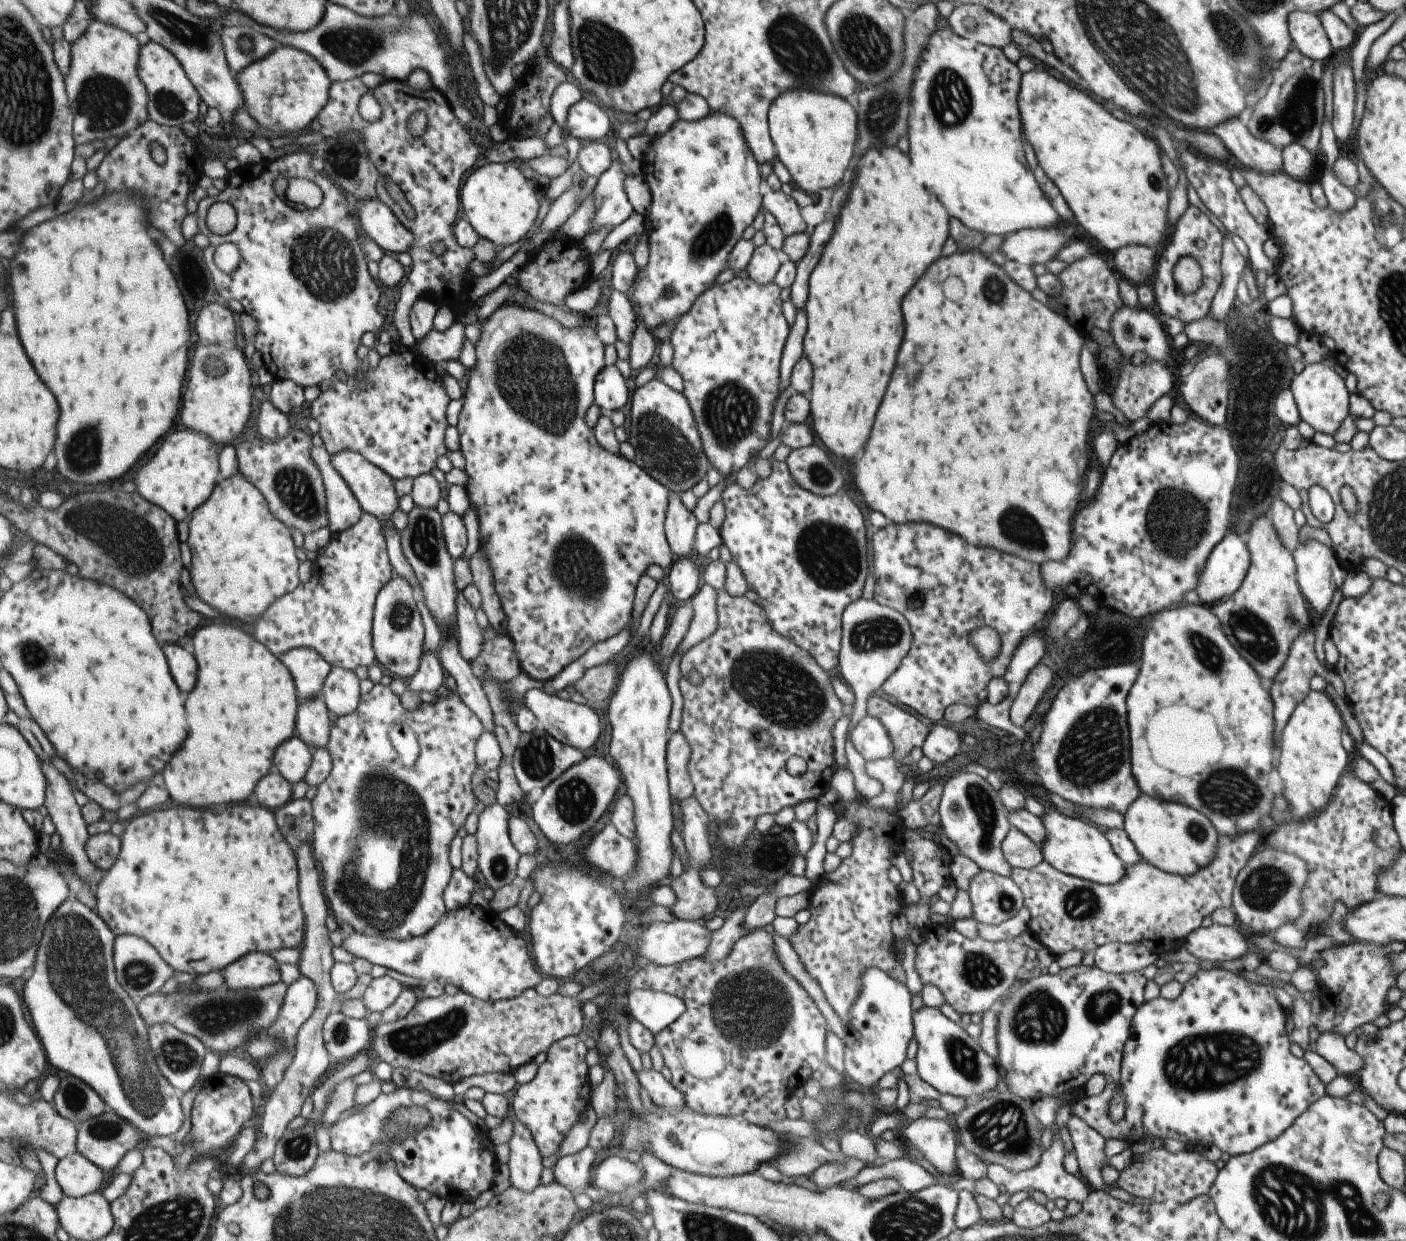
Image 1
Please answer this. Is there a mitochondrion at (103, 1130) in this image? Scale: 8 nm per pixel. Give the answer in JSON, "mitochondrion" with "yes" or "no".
{"mitochondrion":"yes"}

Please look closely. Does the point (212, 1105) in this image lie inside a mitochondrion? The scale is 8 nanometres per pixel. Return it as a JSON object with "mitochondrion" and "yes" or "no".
{"mitochondrion":"no"}

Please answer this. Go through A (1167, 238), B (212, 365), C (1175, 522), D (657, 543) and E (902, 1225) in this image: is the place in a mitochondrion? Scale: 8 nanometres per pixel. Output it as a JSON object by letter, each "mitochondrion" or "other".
{"A":"other","B":"mitochondrion","C":"mitochondrion","D":"other","E":"mitochondrion"}

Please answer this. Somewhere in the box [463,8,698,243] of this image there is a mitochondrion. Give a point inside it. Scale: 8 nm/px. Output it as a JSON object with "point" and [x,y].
{"point":[606,56]}

